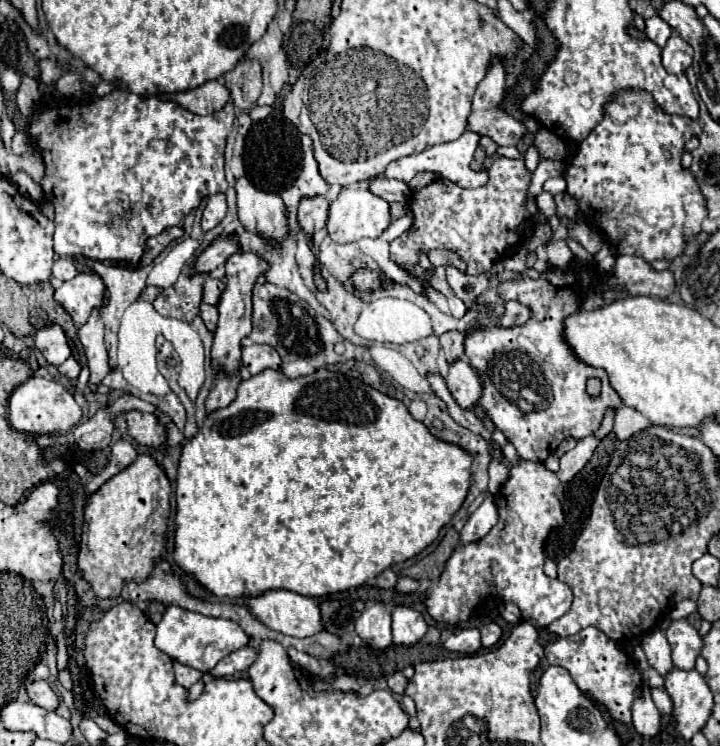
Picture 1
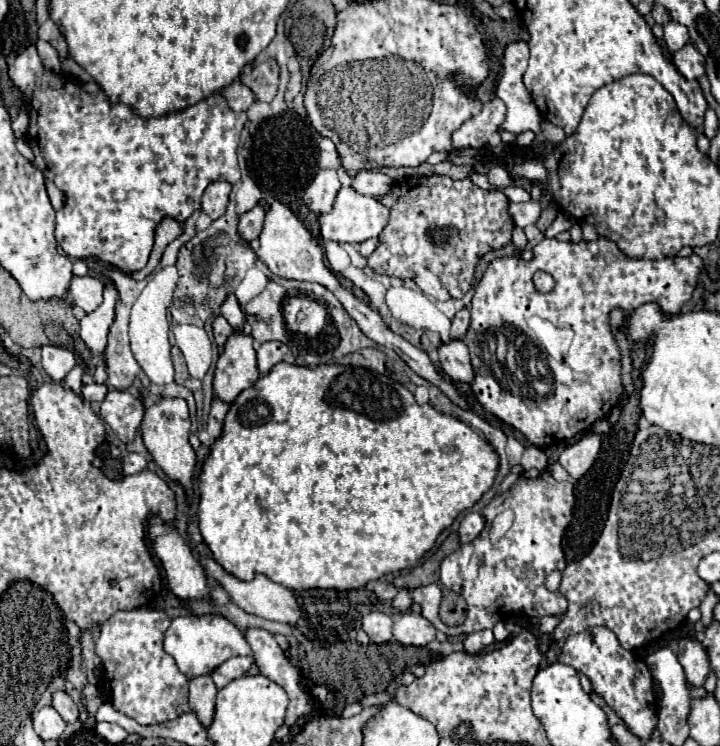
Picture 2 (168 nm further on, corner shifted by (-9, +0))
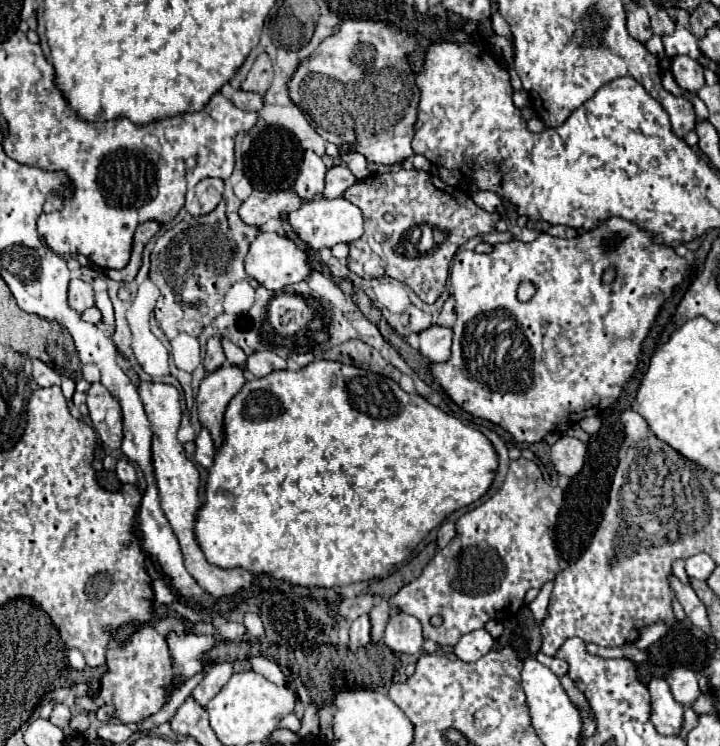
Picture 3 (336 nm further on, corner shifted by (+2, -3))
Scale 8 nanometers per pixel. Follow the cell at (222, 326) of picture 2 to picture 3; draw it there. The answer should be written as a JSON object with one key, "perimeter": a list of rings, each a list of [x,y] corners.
{"perimeter":[[[211,337],[211,339],[207,341],[203,365],[205,365],[205,371],[207,371],[207,373],[211,373],[211,371],[219,369],[221,365],[225,365],[225,353],[223,353],[221,341],[219,341],[217,337]]]}

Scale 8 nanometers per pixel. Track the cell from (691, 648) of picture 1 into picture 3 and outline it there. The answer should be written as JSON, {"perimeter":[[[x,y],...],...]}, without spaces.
{"perimeter":[[[677,667],[667,675],[667,683],[669,683],[669,691],[673,695],[673,699],[677,703],[681,703],[683,707],[691,707],[697,697],[701,695],[699,685],[697,685],[697,675],[687,669],[687,667]]]}

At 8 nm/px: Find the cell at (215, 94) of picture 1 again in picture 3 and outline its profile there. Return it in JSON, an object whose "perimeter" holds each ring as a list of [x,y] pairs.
{"perimeter":[[[235,91],[233,93],[233,103],[241,107],[243,111],[259,111],[263,107],[263,95],[259,93],[247,93],[247,91]]]}

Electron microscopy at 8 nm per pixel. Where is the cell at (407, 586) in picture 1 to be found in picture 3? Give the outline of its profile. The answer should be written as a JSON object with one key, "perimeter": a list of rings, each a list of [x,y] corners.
{"perimeter":[[[377,599],[373,609],[369,611],[369,619],[371,619],[371,639],[377,643],[383,637],[385,623],[389,621],[389,603],[385,599]]]}

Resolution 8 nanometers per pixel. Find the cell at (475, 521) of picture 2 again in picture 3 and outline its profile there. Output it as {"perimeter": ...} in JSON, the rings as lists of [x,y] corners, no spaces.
{"perimeter":[[[445,521],[437,531],[437,549],[443,549],[453,539],[453,535],[455,535],[455,523]]]}

